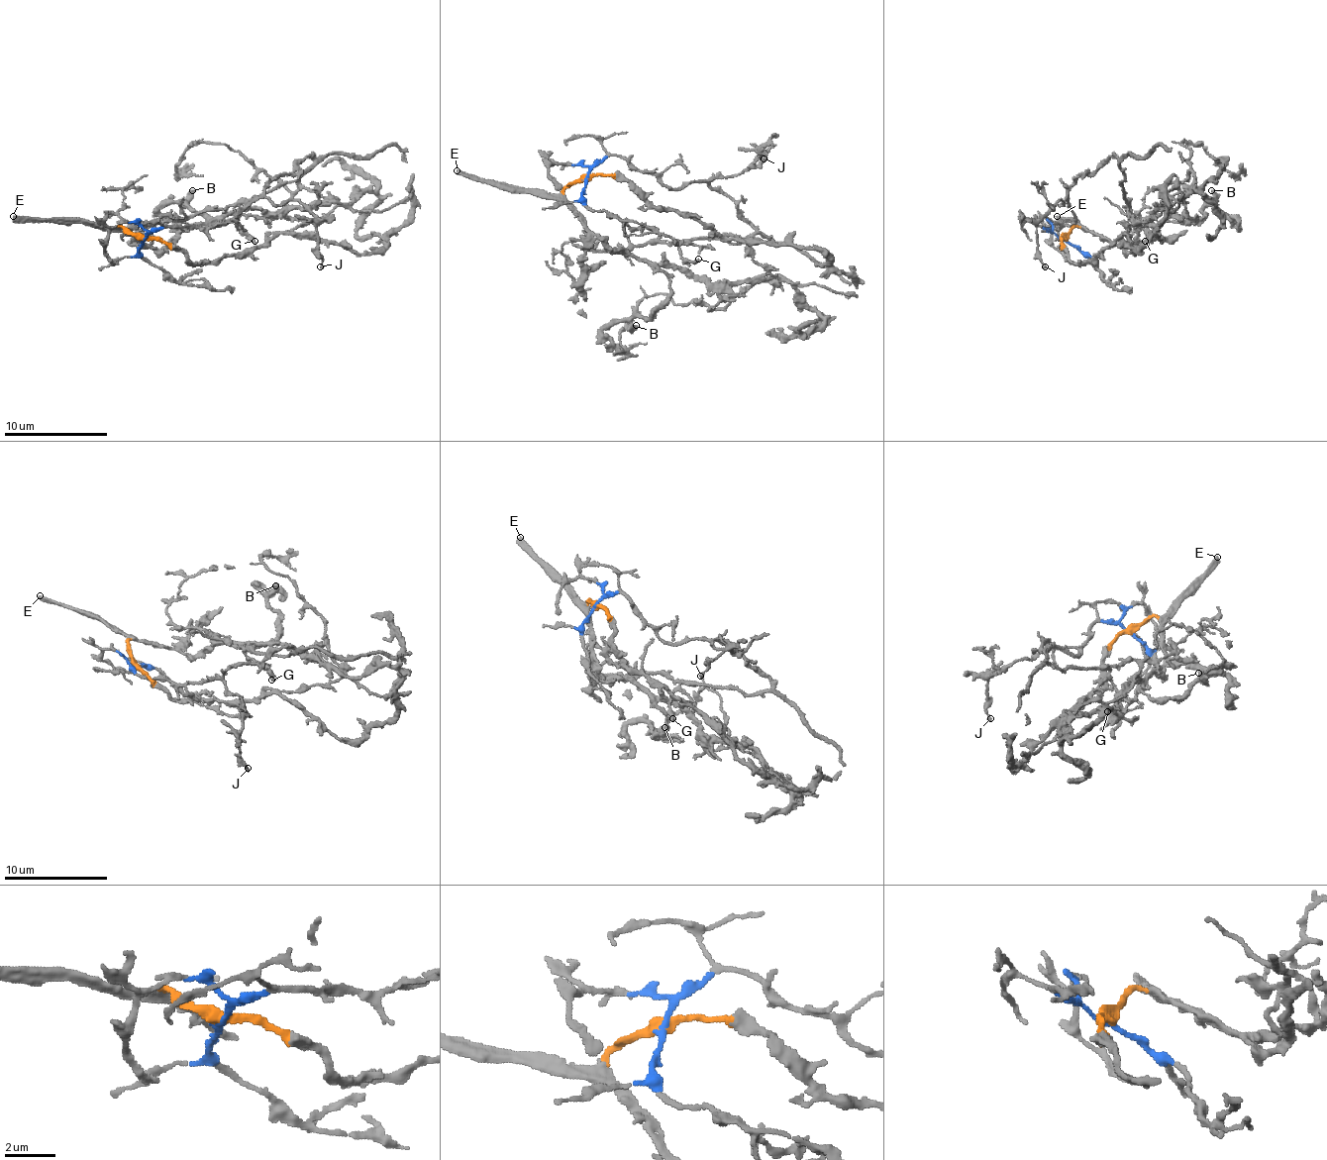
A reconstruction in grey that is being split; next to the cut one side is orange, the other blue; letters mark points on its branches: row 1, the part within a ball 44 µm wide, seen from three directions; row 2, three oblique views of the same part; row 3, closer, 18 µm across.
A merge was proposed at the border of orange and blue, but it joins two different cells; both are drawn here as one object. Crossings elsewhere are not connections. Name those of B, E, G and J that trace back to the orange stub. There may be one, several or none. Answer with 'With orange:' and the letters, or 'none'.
With orange: B, E

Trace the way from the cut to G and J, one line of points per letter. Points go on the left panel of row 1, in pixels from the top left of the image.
G: (142, 241), (154, 231), (232, 221), (307, 156), (312, 163), (296, 179), (235, 208), (235, 223), (255, 241)
J: (142, 241), (167, 228), (209, 228), (260, 197), (275, 205), (296, 200), (315, 218), (320, 266)

